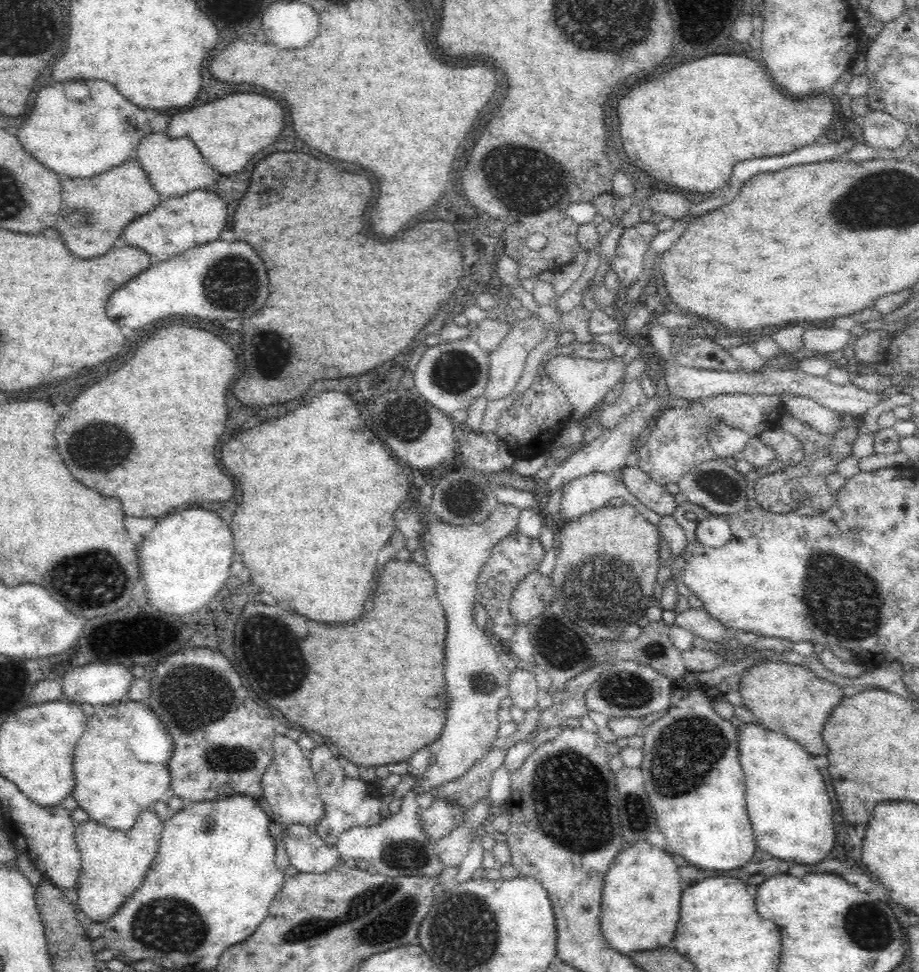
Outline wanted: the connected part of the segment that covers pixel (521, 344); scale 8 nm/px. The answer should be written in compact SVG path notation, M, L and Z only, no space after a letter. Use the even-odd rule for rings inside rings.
M535 315L517 321L505 336L503 342L499 344L499 347L489 353L489 380L483 394L486 400L504 399L514 392L514 388L520 380L522 370L524 370L526 356L530 354L534 346L544 341L546 332L548 332L548 325L544 325L542 319Z

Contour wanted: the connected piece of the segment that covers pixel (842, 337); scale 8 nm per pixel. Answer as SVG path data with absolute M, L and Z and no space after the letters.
M833 326L829 328L808 328L803 332L803 346L808 350L817 352L818 354L840 350L848 355L853 345L853 341L850 332Z

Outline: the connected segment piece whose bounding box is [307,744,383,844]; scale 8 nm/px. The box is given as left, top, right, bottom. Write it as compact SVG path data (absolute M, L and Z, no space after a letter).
M328 744L314 747L307 756L325 806L325 815L316 824L317 833L328 844L335 844L339 834L352 826L374 826L382 821L383 817L380 814L382 794L376 788L374 782L366 782L359 778L346 776L337 757L328 750Z

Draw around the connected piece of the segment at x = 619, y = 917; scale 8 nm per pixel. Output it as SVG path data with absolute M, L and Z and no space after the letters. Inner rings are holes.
M636 842L632 844L630 848L626 848L628 845L624 845L624 850L618 852L618 856L612 860L612 866L606 872L604 878L603 892L601 897L601 931L606 939L606 942L612 947L612 949L620 952L622 955L629 956L632 952L641 952L646 950L655 950L661 947L674 948L674 932L676 932L676 922L680 918L680 896L682 896L682 888L680 888L680 876L678 876L678 864L674 862L674 858L660 850L660 848L652 845L650 842Z

